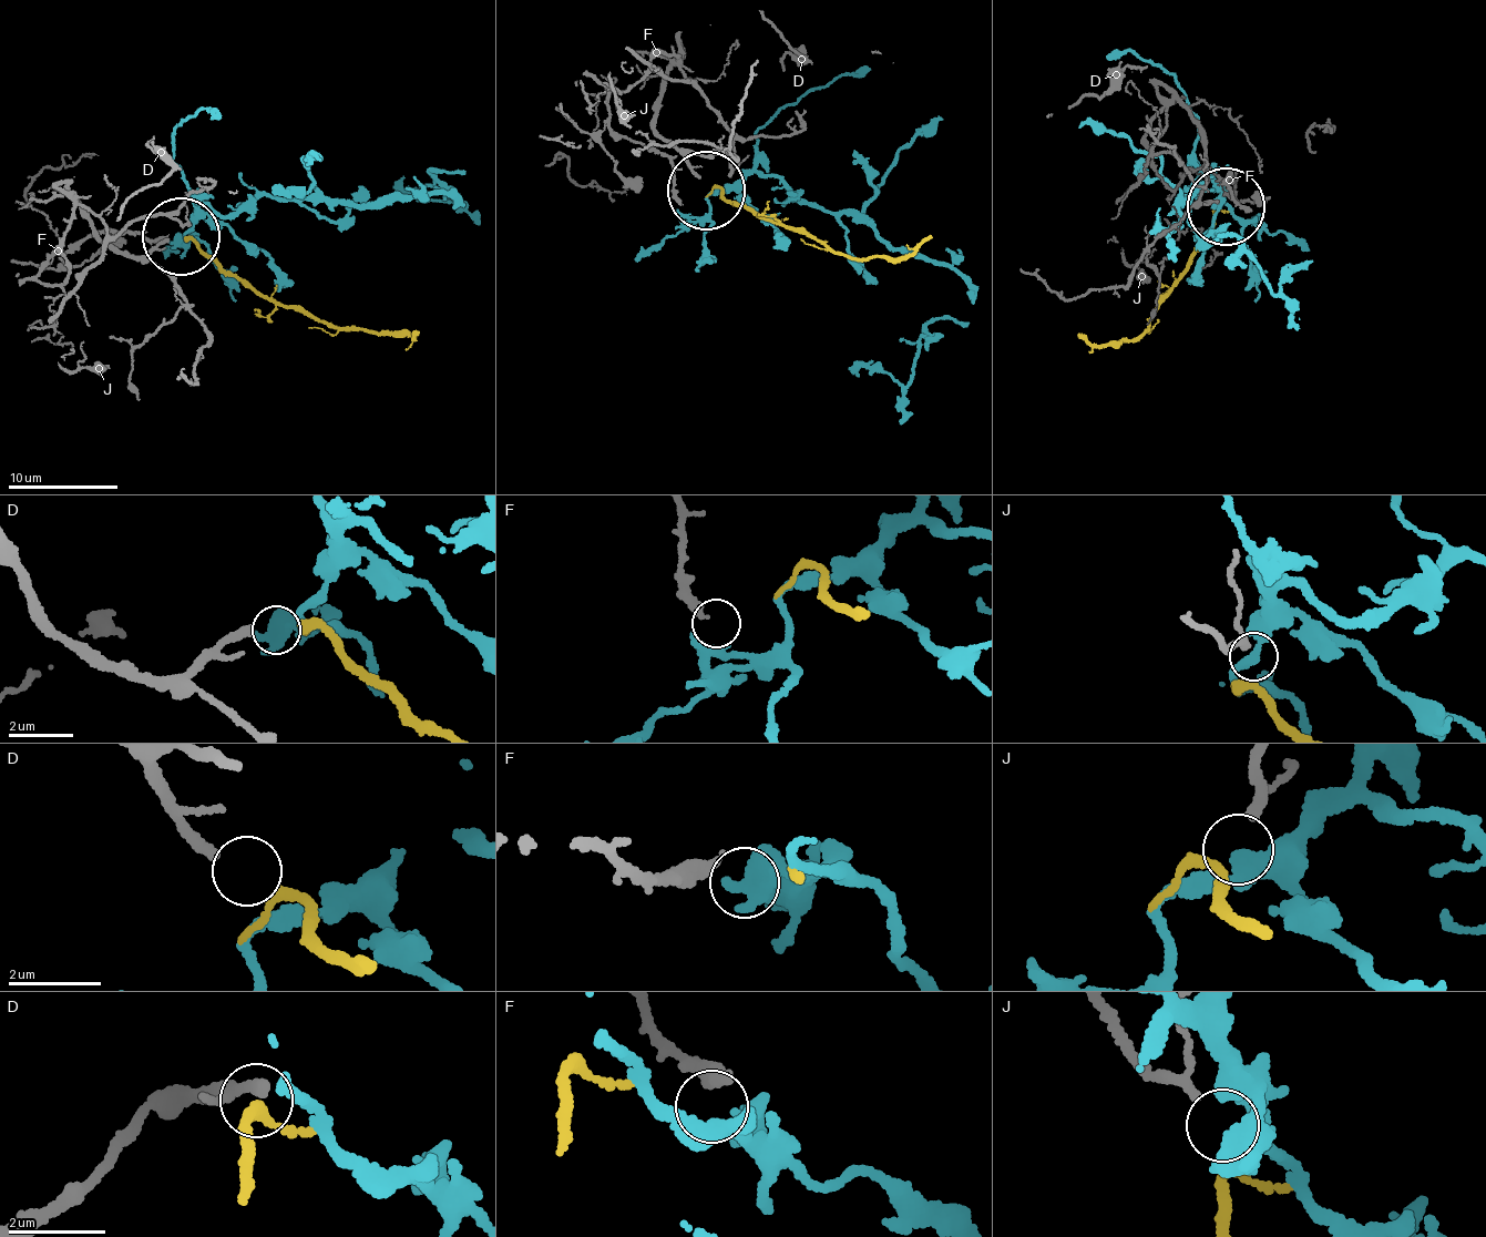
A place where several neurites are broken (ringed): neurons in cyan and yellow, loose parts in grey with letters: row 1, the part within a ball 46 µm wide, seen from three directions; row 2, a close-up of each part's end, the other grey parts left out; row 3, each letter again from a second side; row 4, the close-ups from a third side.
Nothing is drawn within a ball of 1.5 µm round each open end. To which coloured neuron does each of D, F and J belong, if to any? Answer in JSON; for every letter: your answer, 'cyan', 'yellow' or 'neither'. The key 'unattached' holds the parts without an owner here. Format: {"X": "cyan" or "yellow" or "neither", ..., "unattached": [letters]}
{"D": "yellow", "F": "neither", "J": "neither", "unattached": ["F", "J"]}

